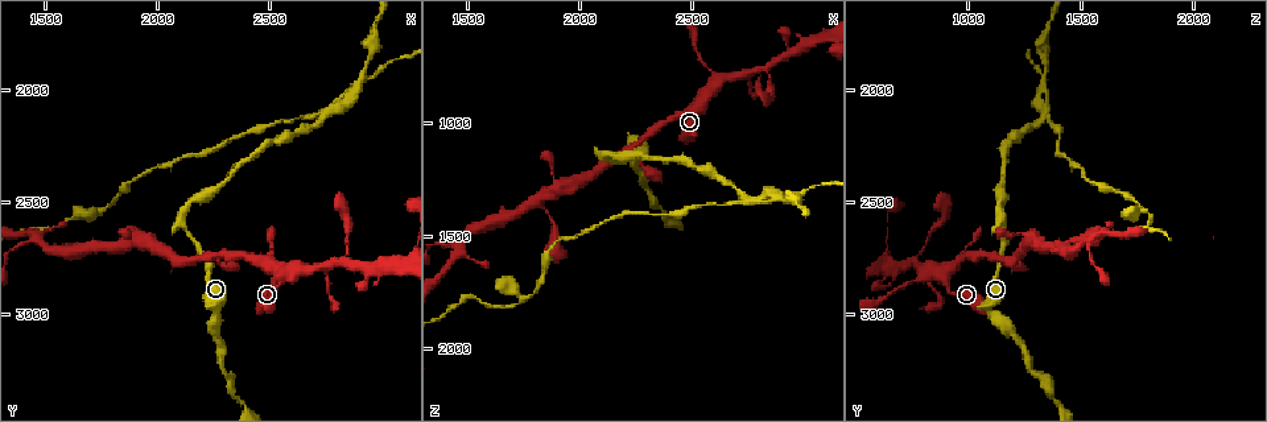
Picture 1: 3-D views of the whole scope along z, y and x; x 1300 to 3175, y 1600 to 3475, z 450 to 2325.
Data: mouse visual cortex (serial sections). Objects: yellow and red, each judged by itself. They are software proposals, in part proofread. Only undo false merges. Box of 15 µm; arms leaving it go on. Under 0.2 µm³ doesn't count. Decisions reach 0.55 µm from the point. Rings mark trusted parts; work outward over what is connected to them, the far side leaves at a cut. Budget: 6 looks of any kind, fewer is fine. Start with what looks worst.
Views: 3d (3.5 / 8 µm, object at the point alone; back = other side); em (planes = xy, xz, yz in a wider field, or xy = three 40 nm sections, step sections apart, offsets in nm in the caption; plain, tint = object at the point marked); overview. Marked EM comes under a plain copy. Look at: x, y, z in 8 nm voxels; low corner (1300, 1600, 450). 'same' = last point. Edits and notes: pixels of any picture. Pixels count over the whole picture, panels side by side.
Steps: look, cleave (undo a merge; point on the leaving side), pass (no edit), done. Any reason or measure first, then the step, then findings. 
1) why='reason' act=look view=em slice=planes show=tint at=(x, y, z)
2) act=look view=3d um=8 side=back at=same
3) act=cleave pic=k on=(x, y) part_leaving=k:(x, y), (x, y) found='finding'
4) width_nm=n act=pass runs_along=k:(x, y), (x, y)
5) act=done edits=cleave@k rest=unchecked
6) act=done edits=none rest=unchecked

why='arms part here' act=look view=3d um=8 at=(2740, 2120, 1330)

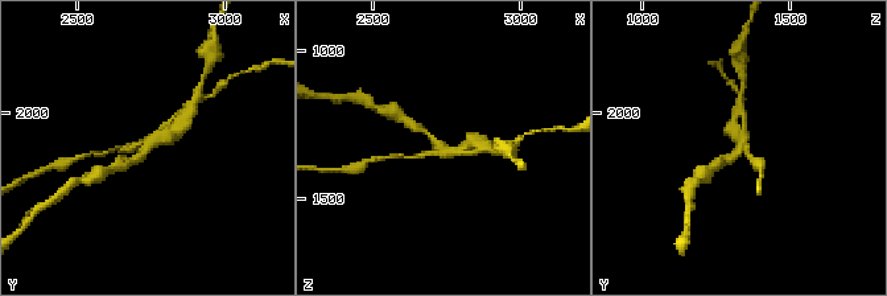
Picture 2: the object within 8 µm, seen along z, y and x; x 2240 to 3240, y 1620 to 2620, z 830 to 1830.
act=look view=3d um=3.5 at=(2740, 2120, 1330)

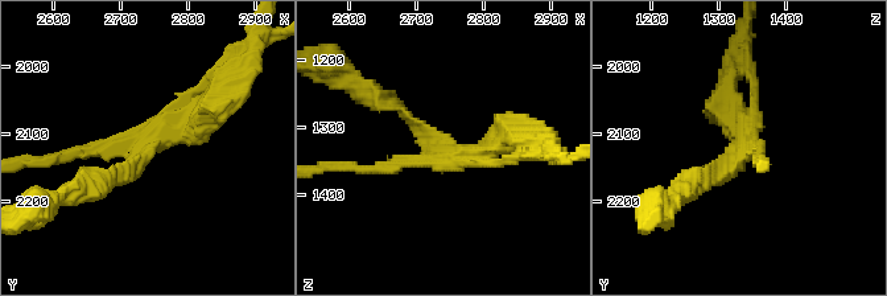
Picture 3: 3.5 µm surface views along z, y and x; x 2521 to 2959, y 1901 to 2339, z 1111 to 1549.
act=look view=em slice=xy step=3 show=tint at=(2740, 2115, 1335)

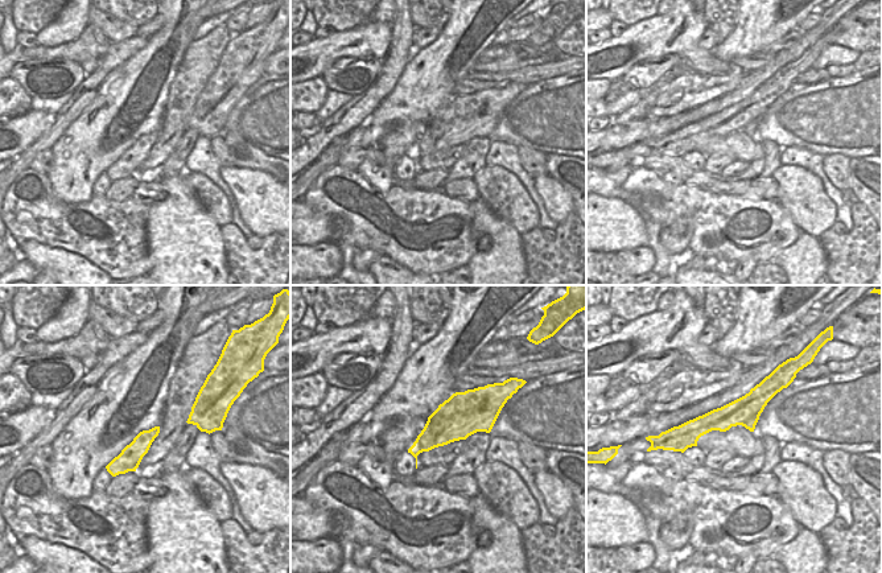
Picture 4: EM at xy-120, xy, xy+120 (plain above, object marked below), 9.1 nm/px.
act=cleave pic=3 on=(378, 169) found='two cells meet here'

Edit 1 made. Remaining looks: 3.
why='three arms meet' act=look view=3d um=3.5 at=(1470, 2680, 1520)

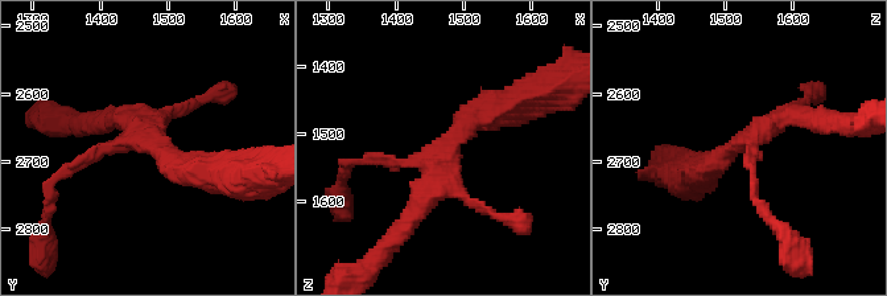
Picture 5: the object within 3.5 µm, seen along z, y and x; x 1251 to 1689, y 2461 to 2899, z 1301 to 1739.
why='shape alone is not enough' act=look view=em slice=xy step=1 show=tint at=(1475, 2670, 1525)

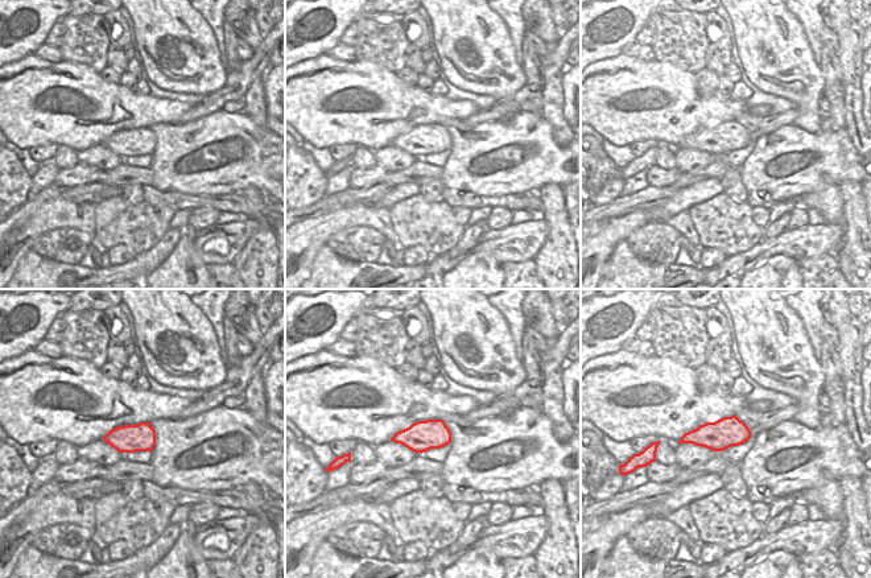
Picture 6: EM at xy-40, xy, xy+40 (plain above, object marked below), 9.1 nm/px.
act=pass runs_along=5:(512, 102), (452, 139), (411, 217) found='one cell here'

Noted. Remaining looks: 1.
act=done edits=cleave@3 rest=unchecked

